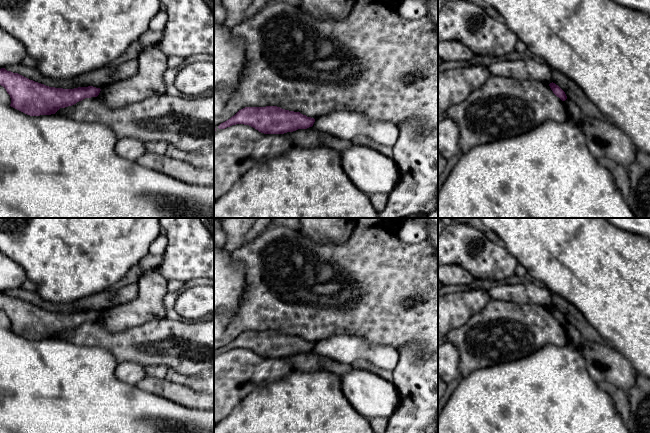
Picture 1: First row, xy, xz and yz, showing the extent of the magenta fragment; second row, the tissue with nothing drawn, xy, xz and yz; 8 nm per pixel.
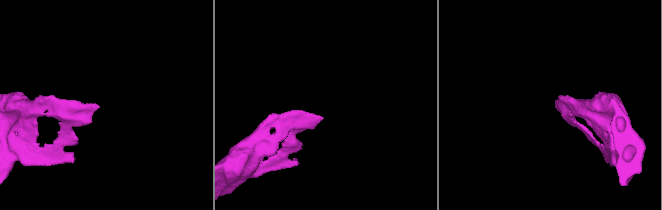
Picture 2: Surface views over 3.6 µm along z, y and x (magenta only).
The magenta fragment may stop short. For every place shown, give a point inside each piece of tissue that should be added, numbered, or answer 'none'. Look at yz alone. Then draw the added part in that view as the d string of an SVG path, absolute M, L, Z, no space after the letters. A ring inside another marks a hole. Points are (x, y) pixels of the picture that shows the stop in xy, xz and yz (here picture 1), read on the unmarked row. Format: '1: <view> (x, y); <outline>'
none

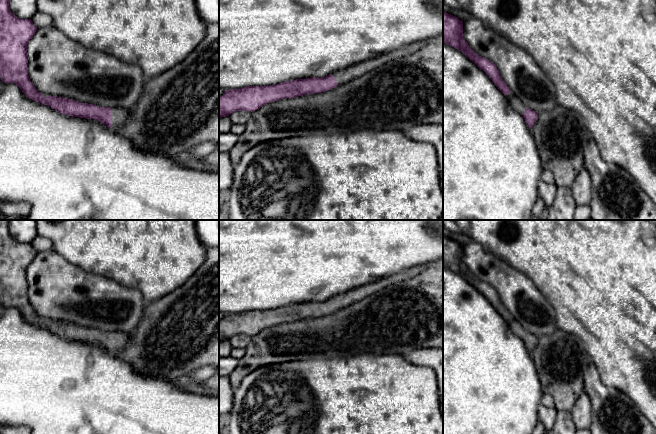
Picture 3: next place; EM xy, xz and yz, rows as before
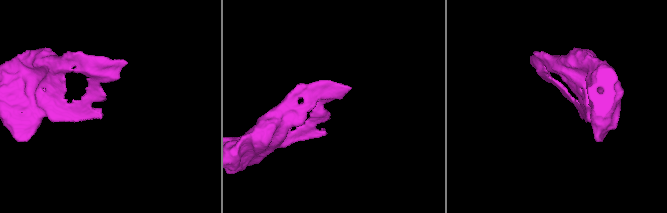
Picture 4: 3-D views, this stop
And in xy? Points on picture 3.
1: xy (119, 340); M111 332L111 341L112 341L112 353L115 354L127 345L129 341L128 333Z

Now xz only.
1: xz (342, 300); M443 259L437 260L429 264L419 265L416 267L405 269L382 280L360 286L355 289L351 289L341 294L337 294L333 296L332 299L335 302L338 310L347 307L353 304L354 302L360 301L361 299L377 292L378 290L386 287L389 284L412 278L430 267L443 267Z

